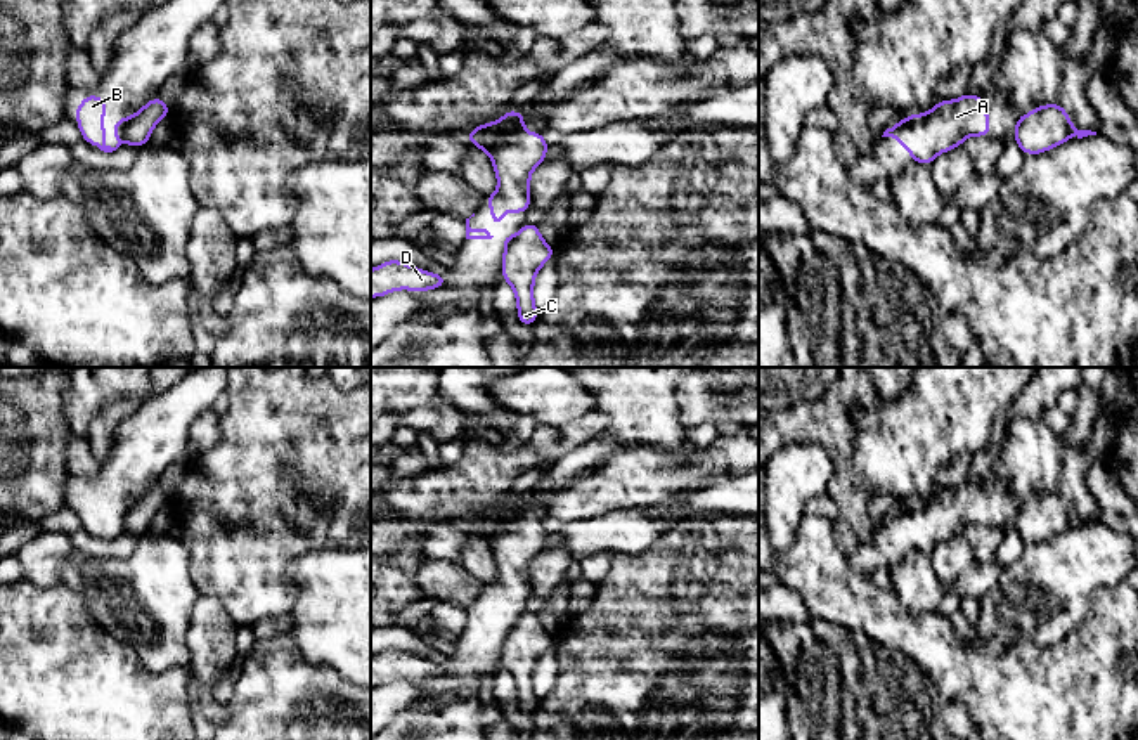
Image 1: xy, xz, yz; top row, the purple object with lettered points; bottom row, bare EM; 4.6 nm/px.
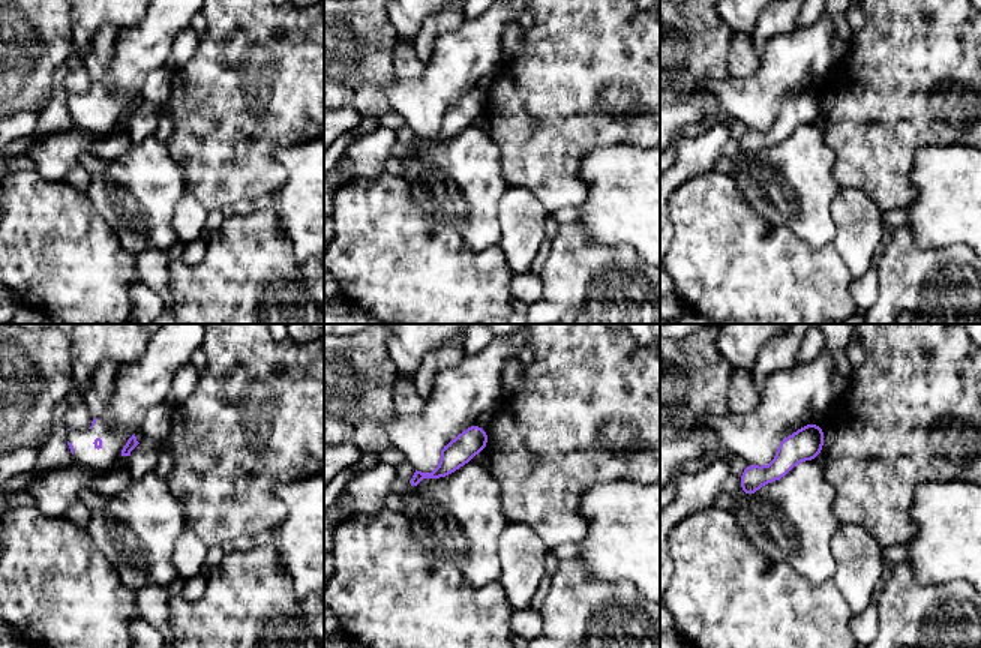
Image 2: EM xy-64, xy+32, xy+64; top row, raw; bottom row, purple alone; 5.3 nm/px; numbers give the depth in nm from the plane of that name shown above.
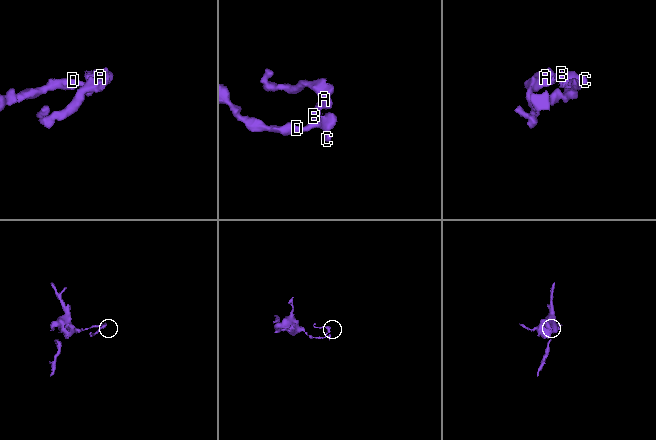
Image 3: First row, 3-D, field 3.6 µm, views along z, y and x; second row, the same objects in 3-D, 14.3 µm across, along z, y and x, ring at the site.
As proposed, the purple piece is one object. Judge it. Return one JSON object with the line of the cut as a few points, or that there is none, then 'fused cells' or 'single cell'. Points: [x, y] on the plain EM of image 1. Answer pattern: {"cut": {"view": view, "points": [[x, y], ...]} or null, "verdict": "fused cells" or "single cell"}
{"cut": {"view": "xy", "points": [[127, 510], [122, 529]]}, "verdict": "fused cells"}

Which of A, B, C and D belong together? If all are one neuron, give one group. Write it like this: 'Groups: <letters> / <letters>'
Groups: A B / C D

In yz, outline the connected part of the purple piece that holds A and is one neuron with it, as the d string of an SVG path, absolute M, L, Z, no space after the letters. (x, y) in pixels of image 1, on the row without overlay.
M965 482L954 489L941 489L928 501L906 504L882 525L896 525L911 541L909 549L932 553L934 546L963 534L970 523L989 525L989 490L984 485Z

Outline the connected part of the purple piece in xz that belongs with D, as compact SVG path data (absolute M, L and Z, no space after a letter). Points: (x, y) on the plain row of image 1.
M386 648L371 659L371 686L395 678L428 679L447 672L447 665L416 657L400 648Z

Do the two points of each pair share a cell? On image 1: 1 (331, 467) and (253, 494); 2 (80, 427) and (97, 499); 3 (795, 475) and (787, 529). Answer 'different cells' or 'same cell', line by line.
1: same cell
2: different cells
3: same cell

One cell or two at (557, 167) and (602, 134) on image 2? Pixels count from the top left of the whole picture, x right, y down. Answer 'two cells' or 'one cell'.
one cell

